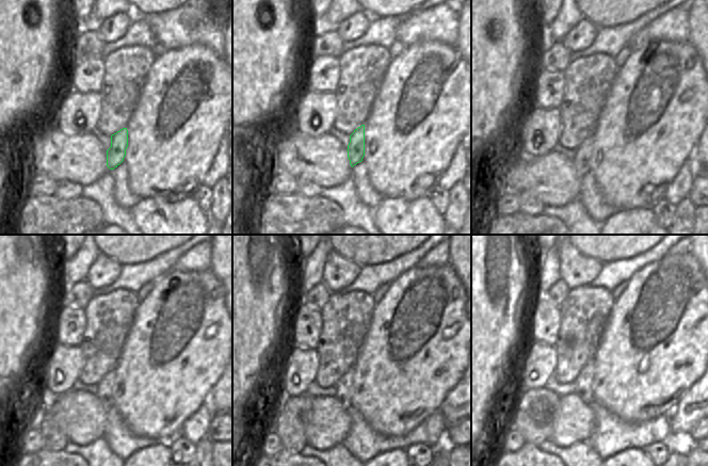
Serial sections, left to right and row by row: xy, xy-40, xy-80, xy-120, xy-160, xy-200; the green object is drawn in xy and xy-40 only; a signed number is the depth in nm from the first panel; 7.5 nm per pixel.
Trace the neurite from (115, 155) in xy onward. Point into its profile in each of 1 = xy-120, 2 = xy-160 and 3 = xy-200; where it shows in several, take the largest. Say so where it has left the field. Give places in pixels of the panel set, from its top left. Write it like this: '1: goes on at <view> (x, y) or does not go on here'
1: goes on at xy-120 (105, 394)
2: goes on at xy-160 (343, 386)
3: goes on at xy-200 (583, 382)

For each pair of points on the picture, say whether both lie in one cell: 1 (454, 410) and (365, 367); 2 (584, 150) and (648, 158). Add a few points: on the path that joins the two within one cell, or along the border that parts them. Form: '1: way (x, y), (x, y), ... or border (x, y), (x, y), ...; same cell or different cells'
1: border (456, 383), (438, 410); different cells
2: border (592, 137), (591, 157), (588, 169); different cells

